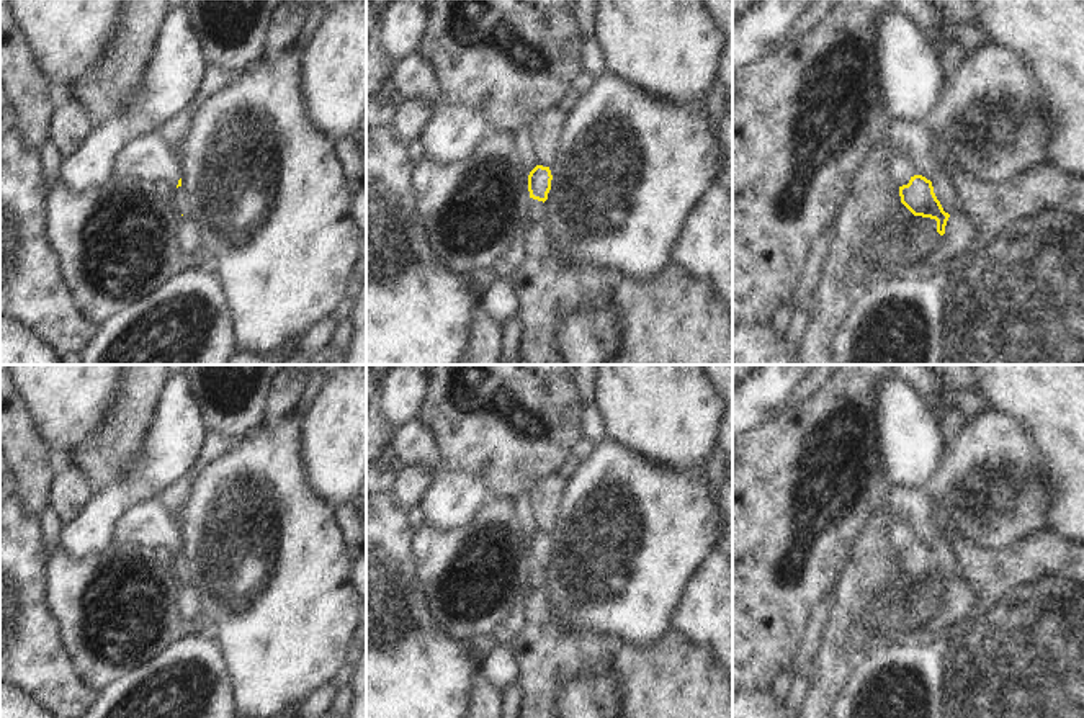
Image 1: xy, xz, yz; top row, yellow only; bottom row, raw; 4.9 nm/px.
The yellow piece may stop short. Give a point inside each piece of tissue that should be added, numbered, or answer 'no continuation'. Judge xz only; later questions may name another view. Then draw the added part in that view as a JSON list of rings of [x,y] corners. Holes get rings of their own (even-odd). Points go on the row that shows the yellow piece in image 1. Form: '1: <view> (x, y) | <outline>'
no continuation

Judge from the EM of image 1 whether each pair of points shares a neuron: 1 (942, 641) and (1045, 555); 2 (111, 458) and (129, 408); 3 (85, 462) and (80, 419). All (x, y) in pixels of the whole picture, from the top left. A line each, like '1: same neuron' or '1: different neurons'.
1: same neuron
2: same neuron
3: different neurons

